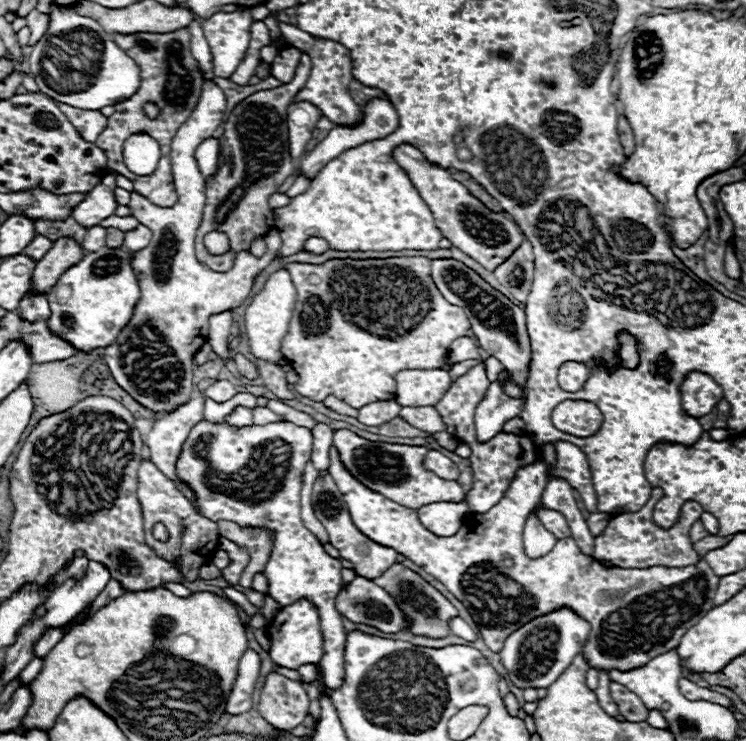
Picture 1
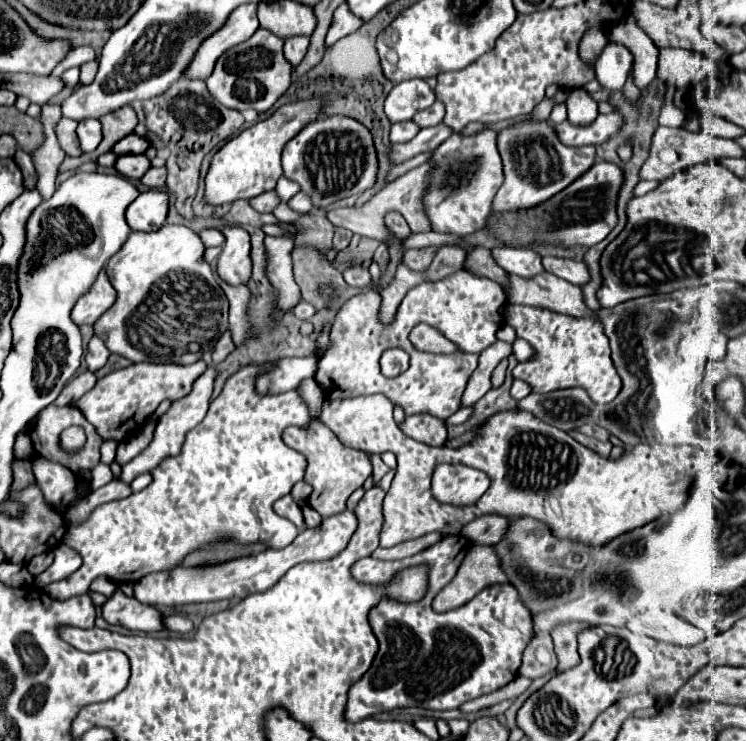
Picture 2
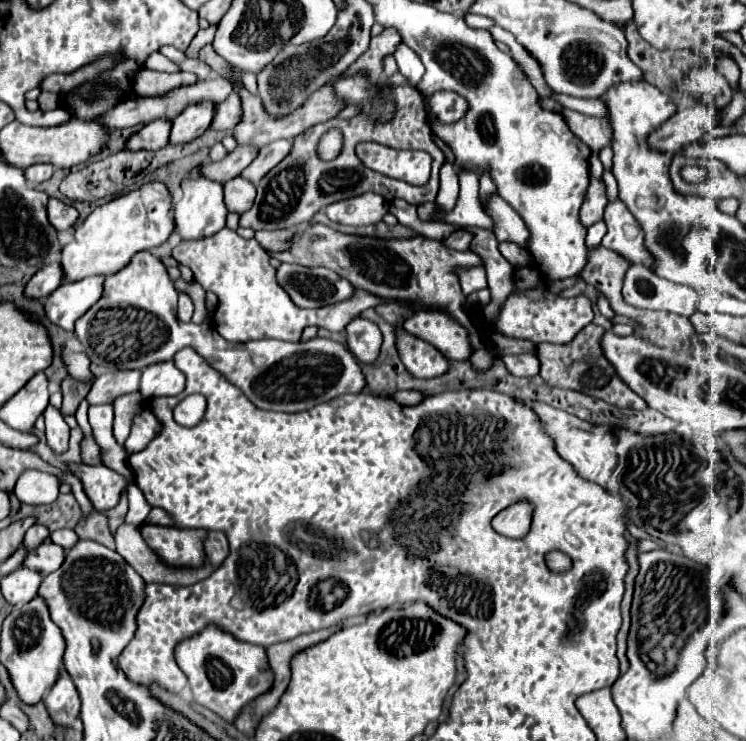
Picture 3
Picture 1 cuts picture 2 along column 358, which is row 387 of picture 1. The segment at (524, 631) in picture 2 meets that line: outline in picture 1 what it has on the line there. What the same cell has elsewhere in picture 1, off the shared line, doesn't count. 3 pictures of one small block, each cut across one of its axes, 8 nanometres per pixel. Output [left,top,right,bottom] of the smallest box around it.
[558,362,722,416]

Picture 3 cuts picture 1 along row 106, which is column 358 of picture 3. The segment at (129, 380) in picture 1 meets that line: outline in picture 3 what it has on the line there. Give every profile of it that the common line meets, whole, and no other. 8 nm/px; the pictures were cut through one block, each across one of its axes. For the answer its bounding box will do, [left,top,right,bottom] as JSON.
[328,192,388,226]

